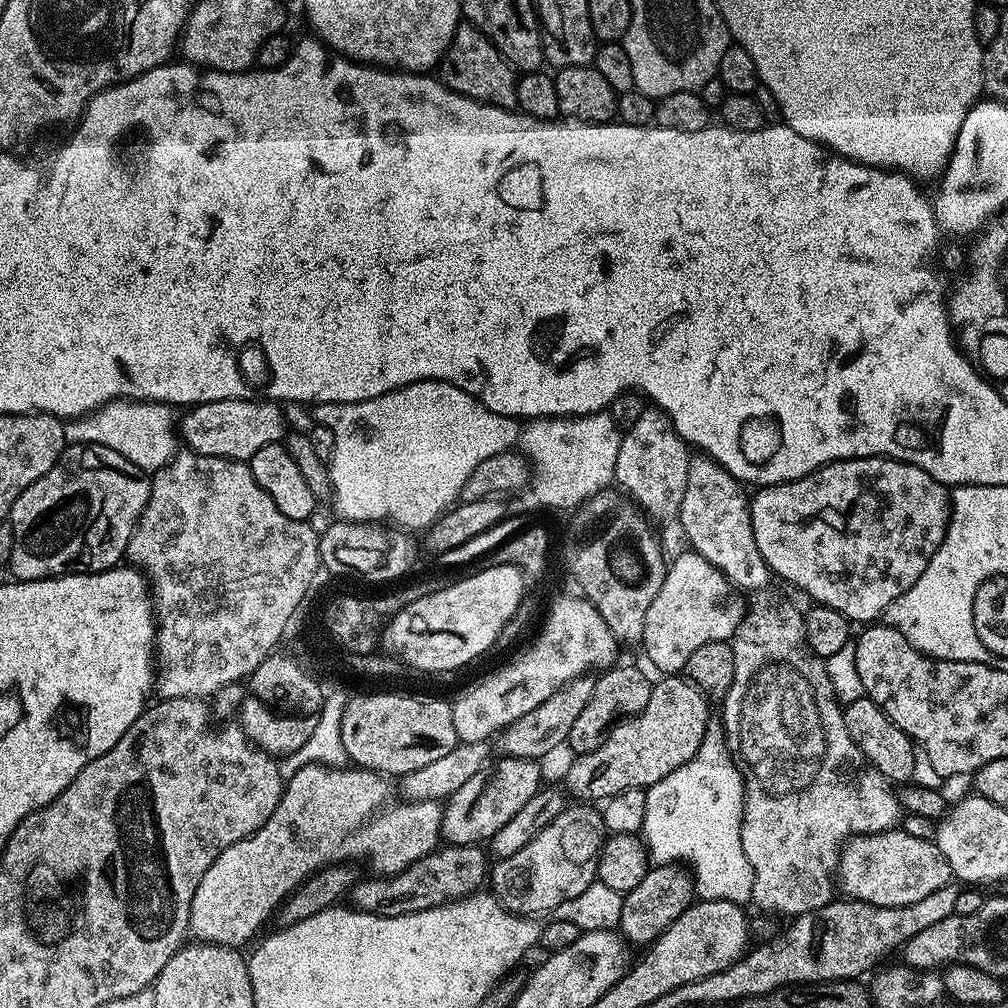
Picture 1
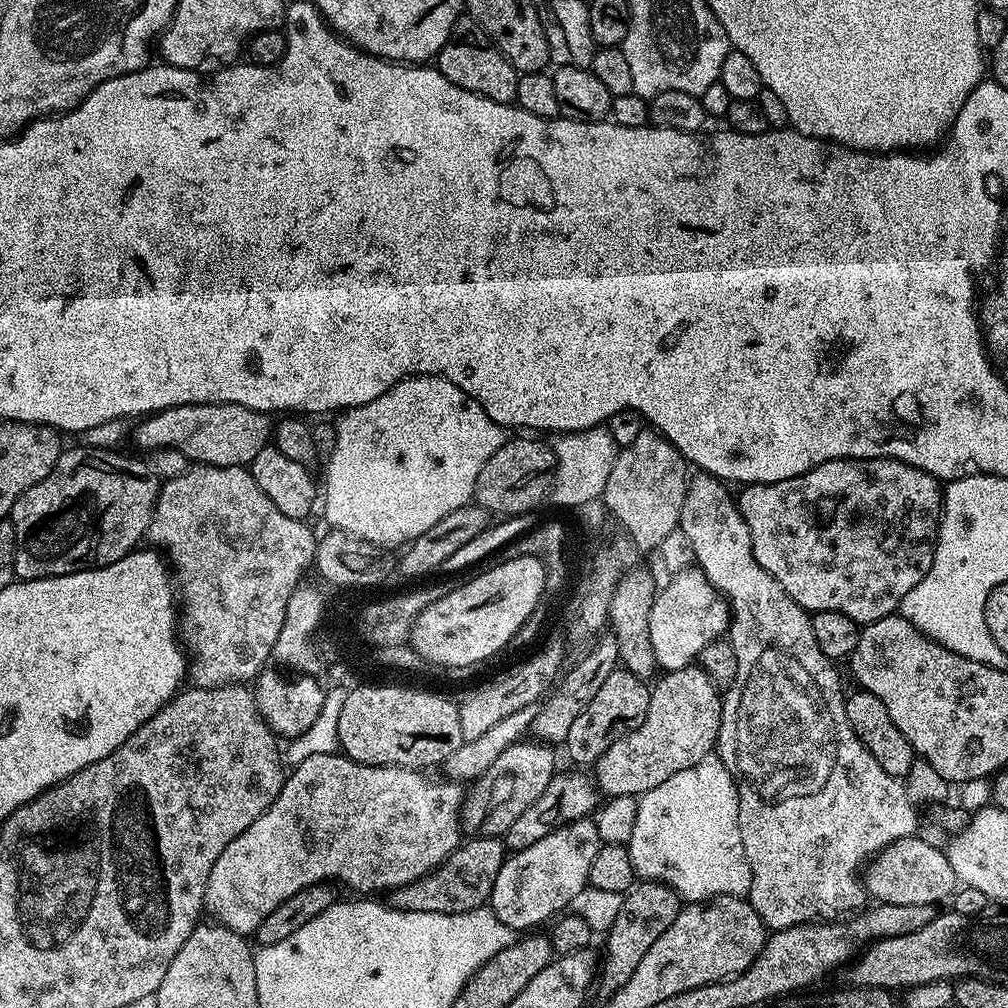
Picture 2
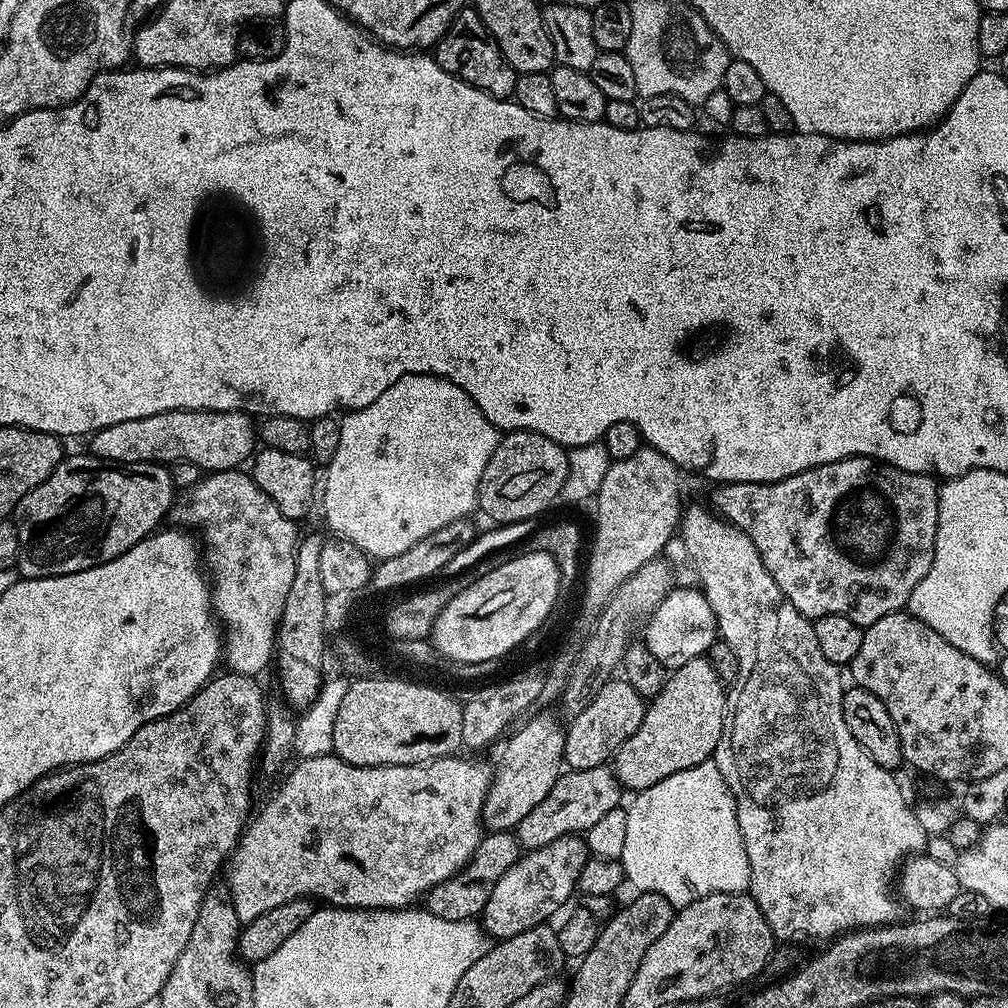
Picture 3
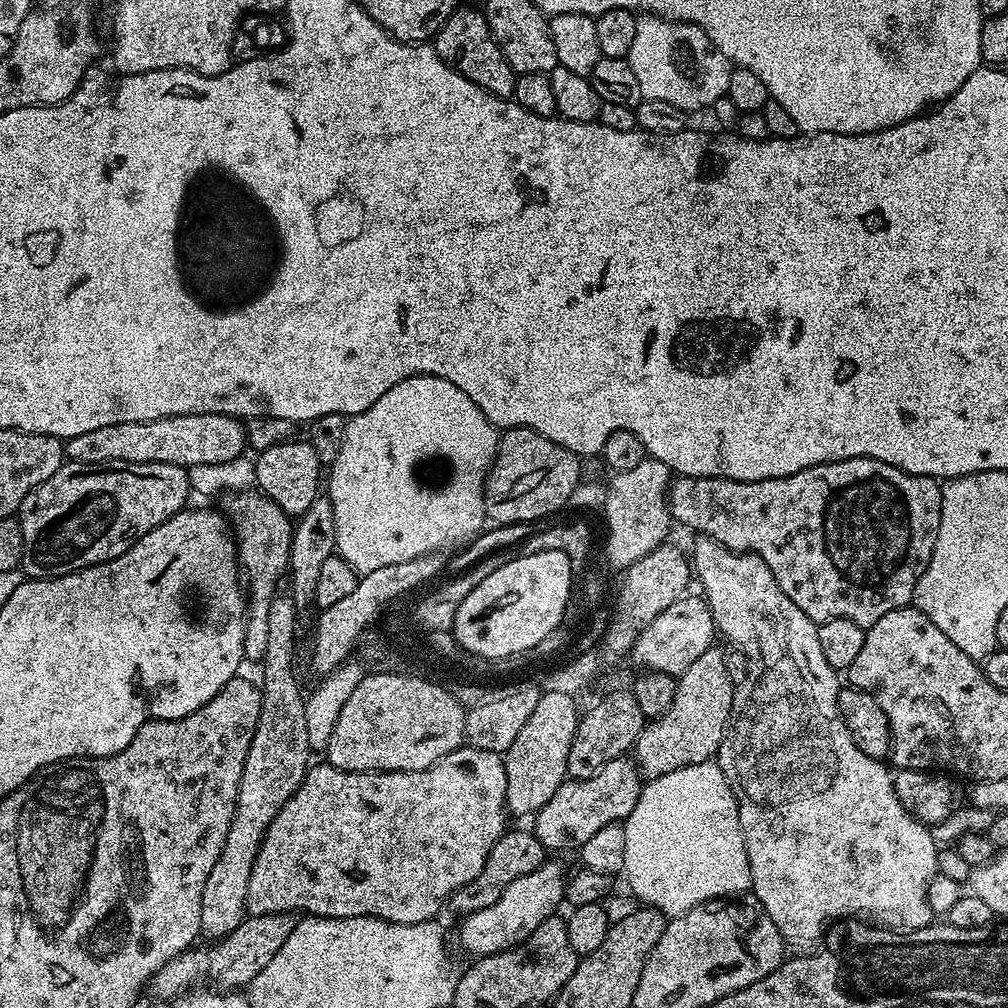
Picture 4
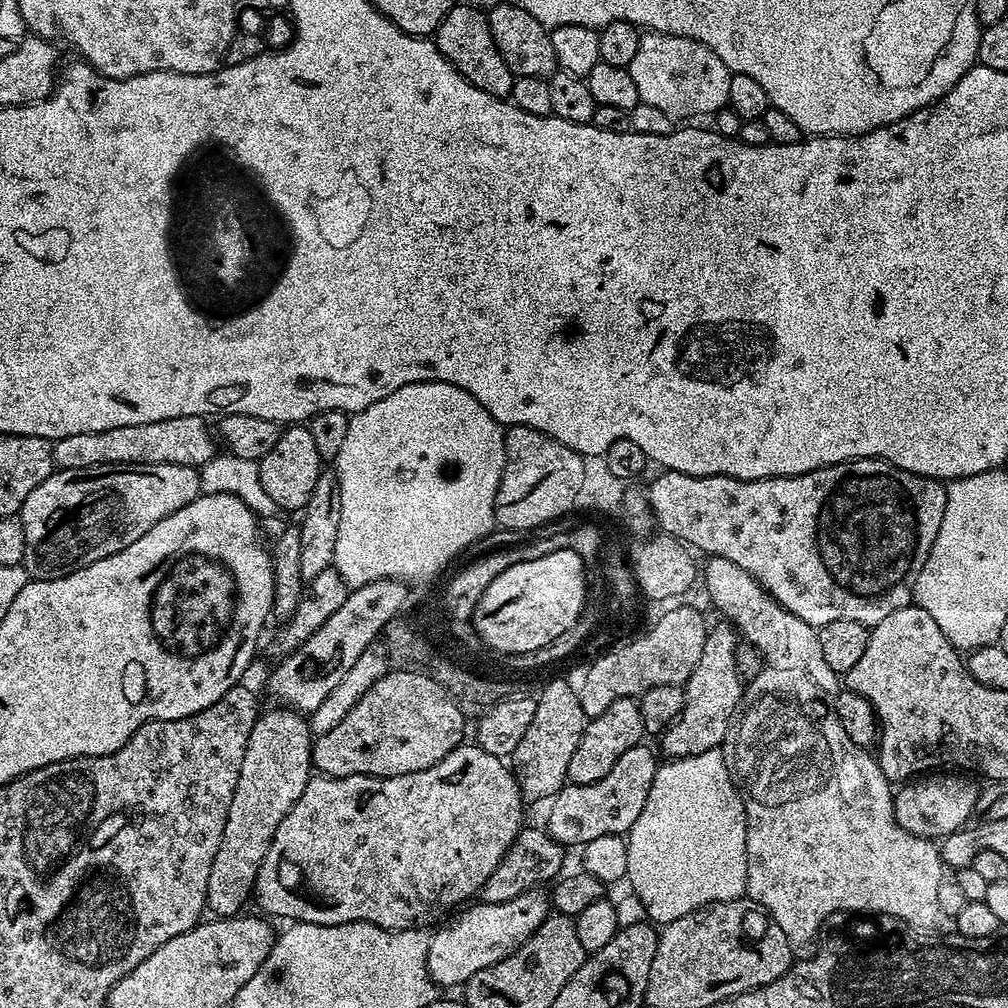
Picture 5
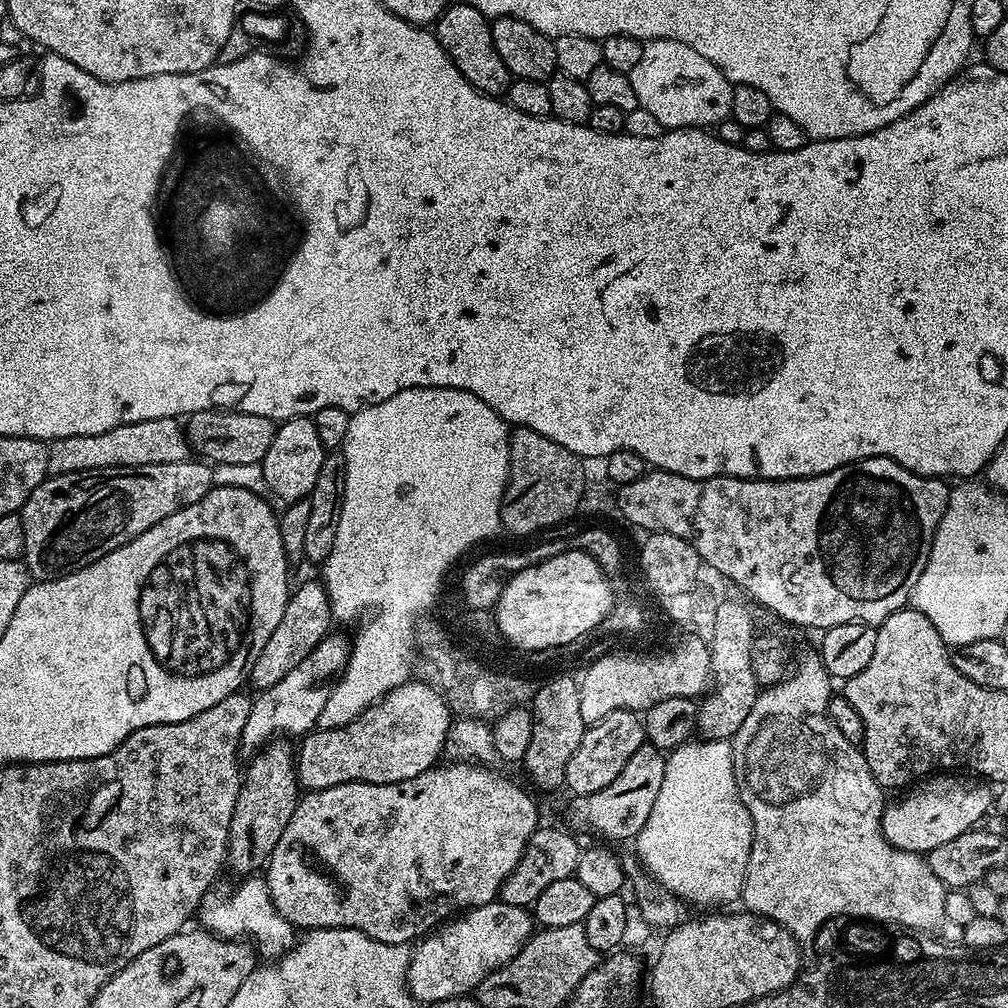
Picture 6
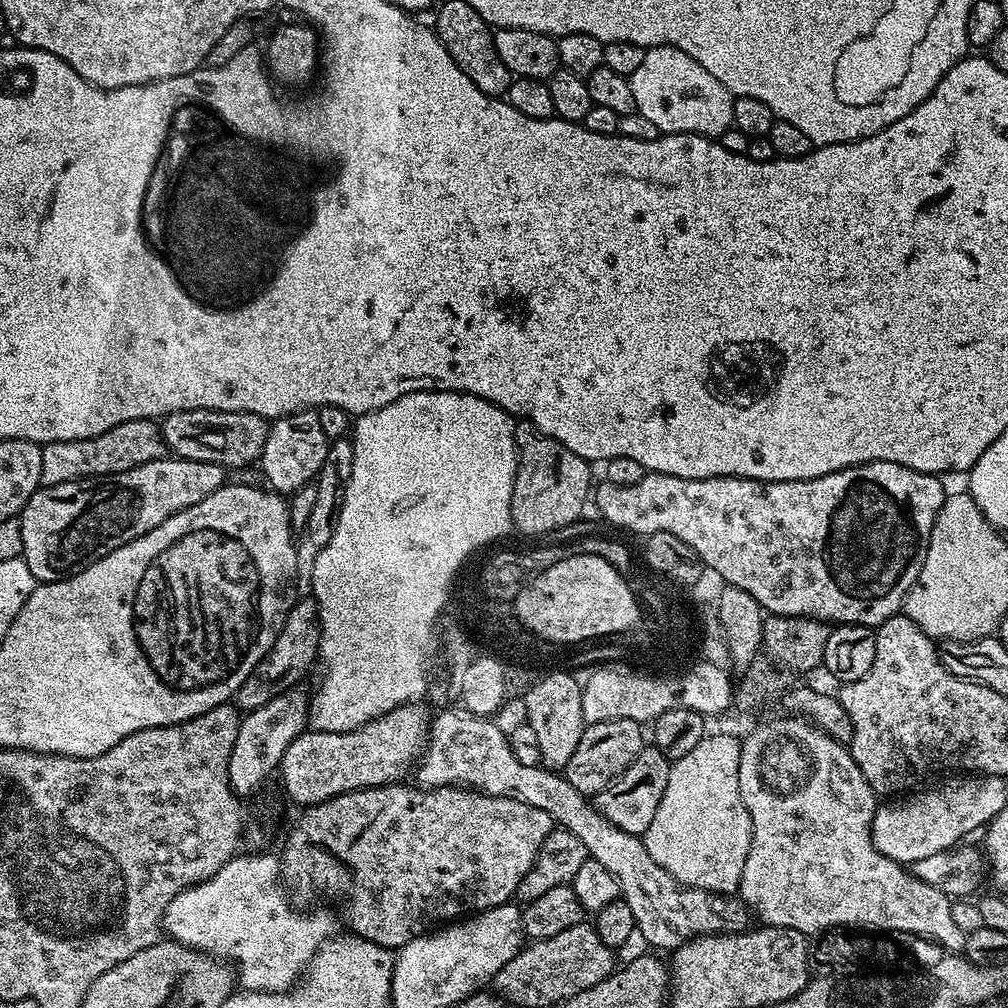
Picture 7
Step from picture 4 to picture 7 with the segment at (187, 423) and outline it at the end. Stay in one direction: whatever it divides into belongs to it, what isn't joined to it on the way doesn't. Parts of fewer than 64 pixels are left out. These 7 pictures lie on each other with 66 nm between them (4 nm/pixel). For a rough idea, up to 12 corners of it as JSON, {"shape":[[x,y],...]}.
{"shape":[[155,419],[42,447],[41,485],[113,476],[166,456]]}

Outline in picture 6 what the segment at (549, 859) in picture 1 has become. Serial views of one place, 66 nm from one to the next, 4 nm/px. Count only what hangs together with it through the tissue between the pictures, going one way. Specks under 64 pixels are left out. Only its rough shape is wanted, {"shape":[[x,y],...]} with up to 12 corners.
{"shape":[[469,908],[415,945],[421,1005],[469,995],[534,935],[528,908]]}

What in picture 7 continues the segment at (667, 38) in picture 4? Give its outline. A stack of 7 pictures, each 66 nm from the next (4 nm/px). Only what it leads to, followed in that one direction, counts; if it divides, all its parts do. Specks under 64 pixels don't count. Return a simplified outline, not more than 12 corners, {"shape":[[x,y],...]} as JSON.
{"shape":[[645,51],[628,77],[662,134],[719,138],[733,95],[690,54]]}

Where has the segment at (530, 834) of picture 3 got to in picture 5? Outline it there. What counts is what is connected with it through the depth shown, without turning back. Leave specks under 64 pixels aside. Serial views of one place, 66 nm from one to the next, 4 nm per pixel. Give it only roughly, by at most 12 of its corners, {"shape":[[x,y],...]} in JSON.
{"shape":[[641,742],[598,782],[565,783],[548,833],[583,846],[630,831],[658,759]]}

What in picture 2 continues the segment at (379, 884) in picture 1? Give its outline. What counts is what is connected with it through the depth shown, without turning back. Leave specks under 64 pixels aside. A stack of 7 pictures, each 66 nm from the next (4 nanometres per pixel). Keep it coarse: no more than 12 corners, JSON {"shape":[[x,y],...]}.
{"shape":[[465,839],[387,893],[403,912],[462,914],[492,899],[506,844]]}

